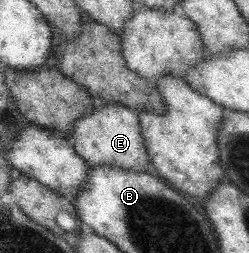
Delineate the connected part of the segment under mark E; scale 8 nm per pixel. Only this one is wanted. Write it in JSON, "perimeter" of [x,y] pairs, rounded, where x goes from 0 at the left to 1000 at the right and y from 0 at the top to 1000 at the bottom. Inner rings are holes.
{"perimeter":[[[386,395],[394,399],[386,439],[345,447],[289,502],[281,542],[301,597],[341,636],[353,636],[365,660],[450,652],[486,668],[618,680],[554,443],[486,407],[426,407]]]}

